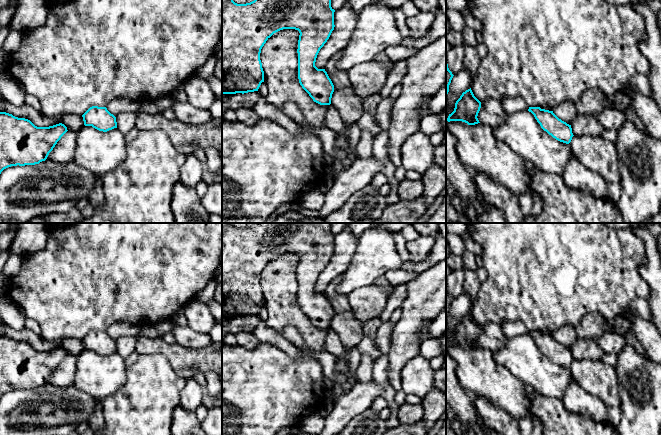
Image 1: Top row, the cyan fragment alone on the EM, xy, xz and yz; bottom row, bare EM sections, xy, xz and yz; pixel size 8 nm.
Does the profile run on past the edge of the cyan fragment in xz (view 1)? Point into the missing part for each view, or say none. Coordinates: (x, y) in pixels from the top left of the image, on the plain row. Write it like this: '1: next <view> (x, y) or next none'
1: next none

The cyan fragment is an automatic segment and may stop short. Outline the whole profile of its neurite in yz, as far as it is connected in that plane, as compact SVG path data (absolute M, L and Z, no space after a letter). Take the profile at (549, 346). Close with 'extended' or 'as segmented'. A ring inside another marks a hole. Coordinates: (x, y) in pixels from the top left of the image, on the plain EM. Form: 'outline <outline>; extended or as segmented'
outline M529 331L541 352L556 364L569 368L574 360L571 349L559 343L553 335L541 333L540 331Z; as segmented

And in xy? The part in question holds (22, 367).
outline M0 336L0 398L11 390L45 385L67 355L62 347L37 351L28 343Z; as segmented

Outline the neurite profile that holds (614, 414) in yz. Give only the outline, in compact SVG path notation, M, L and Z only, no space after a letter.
M591 359L573 360L570 368L578 385L607 406L607 422L617 427L622 411L615 368L602 360Z

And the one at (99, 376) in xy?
M83 350L78 355L73 384L91 397L102 402L116 393L126 379L127 366L118 352L103 356L92 350Z

